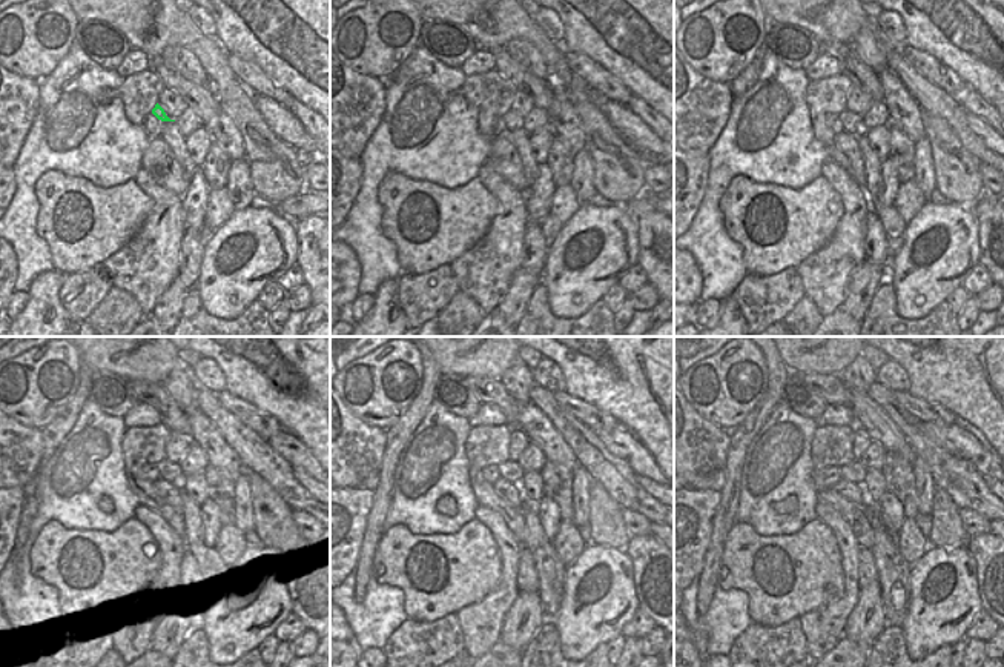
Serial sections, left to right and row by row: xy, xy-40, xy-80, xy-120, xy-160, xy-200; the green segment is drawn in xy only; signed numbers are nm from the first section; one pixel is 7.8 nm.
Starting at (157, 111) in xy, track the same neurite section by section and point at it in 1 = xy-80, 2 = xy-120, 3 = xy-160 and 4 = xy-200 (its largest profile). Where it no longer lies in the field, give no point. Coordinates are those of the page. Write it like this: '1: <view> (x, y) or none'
1: xy-80 (852, 123)
2: xy-120 (166, 469)
3: xy-160 (510, 471)
4: xy-200 (855, 472)

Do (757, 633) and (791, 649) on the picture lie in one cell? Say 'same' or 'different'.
same

